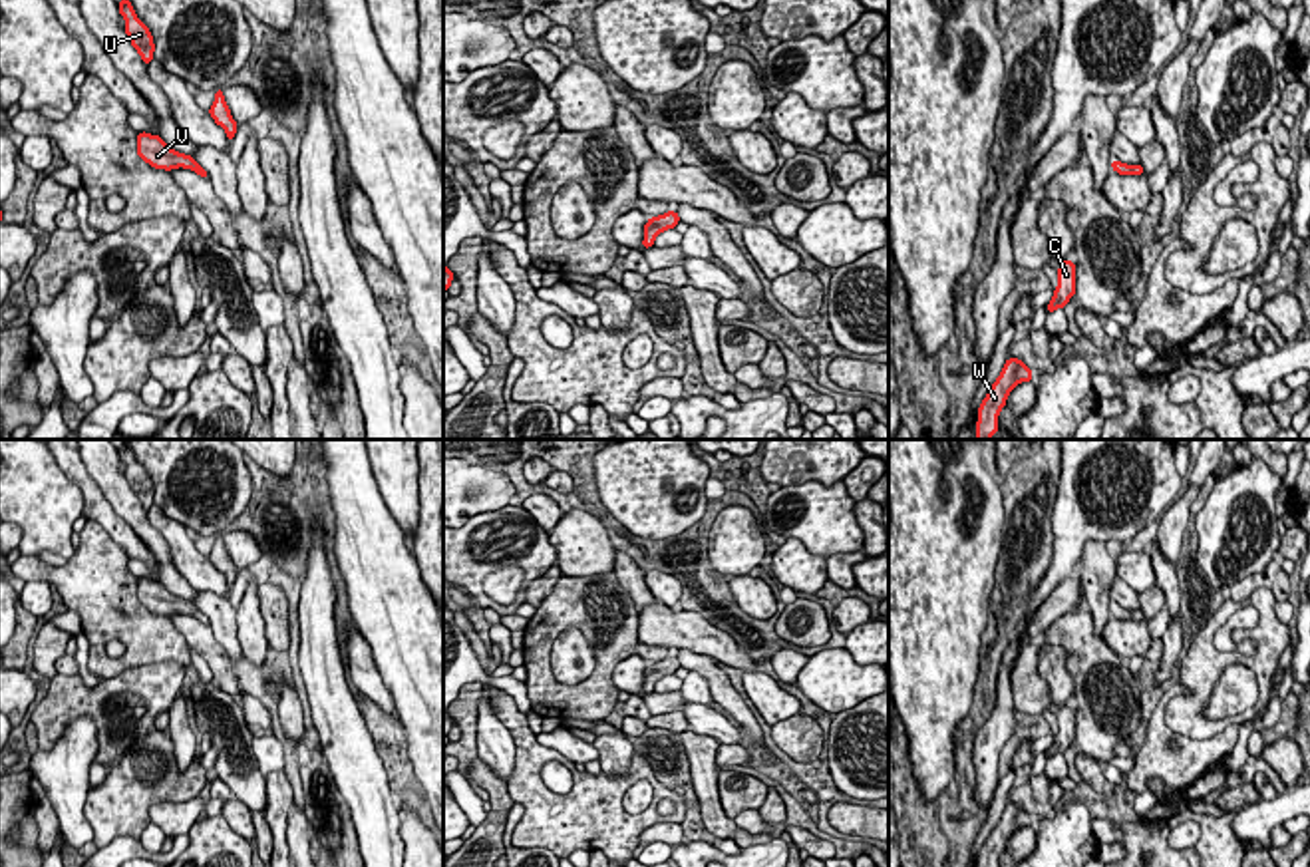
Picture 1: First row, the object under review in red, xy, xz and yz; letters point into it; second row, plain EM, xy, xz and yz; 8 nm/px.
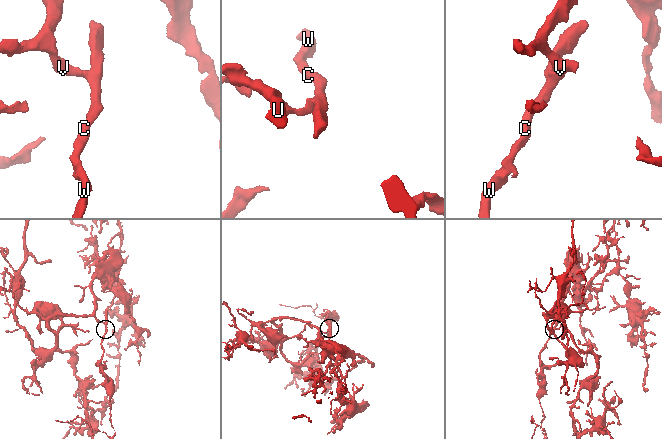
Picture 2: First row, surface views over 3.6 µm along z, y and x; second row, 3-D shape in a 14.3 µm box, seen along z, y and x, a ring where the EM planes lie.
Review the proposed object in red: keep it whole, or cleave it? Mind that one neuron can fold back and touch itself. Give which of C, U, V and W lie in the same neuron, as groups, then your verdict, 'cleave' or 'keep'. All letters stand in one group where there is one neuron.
groups C U V W; keep

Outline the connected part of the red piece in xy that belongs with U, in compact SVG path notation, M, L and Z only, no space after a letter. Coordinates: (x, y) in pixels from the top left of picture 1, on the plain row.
M123 441L121 447L117 447L119 459L125 463L125 479L131 487L131 491L141 501L143 509L149 511L153 505L155 489L149 473L137 463L131 447Z

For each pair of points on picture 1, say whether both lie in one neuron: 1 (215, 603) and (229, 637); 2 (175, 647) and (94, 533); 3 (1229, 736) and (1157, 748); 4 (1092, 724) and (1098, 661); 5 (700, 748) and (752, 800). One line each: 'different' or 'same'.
1: same
2: same
3: same
4: same
5: different

